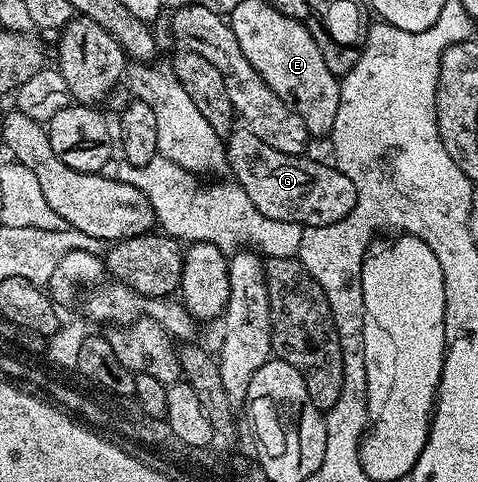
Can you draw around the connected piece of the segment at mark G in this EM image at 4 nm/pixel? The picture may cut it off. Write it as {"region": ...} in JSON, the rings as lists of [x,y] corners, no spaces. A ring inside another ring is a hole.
{"region":[[[244,126],[229,133],[227,151],[232,179],[247,190],[247,198],[255,202],[255,210],[272,220],[318,228],[345,220],[357,202],[357,191],[351,178],[344,176],[335,166],[305,160],[304,155],[283,154],[267,146],[263,138],[255,138],[255,134]]]}

